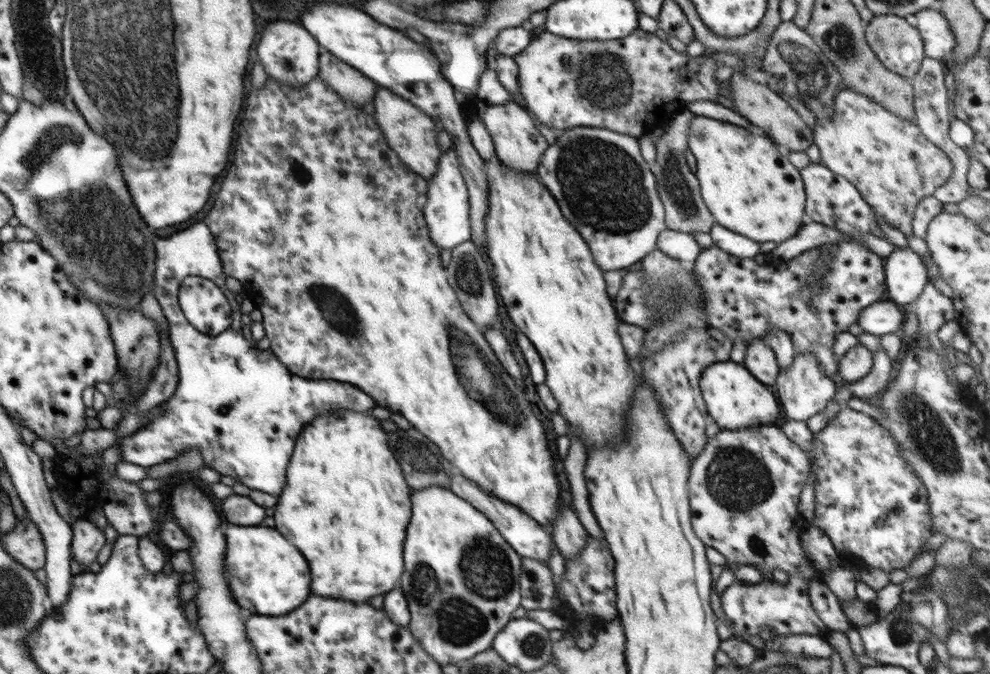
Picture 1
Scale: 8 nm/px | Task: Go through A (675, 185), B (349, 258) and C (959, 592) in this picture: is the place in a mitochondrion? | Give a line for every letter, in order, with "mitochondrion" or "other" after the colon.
A: mitochondrion
B: other
C: mitochondrion

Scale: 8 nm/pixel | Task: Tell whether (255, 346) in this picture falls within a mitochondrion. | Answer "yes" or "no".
no

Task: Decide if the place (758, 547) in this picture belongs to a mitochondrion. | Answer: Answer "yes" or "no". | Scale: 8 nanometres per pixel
no

